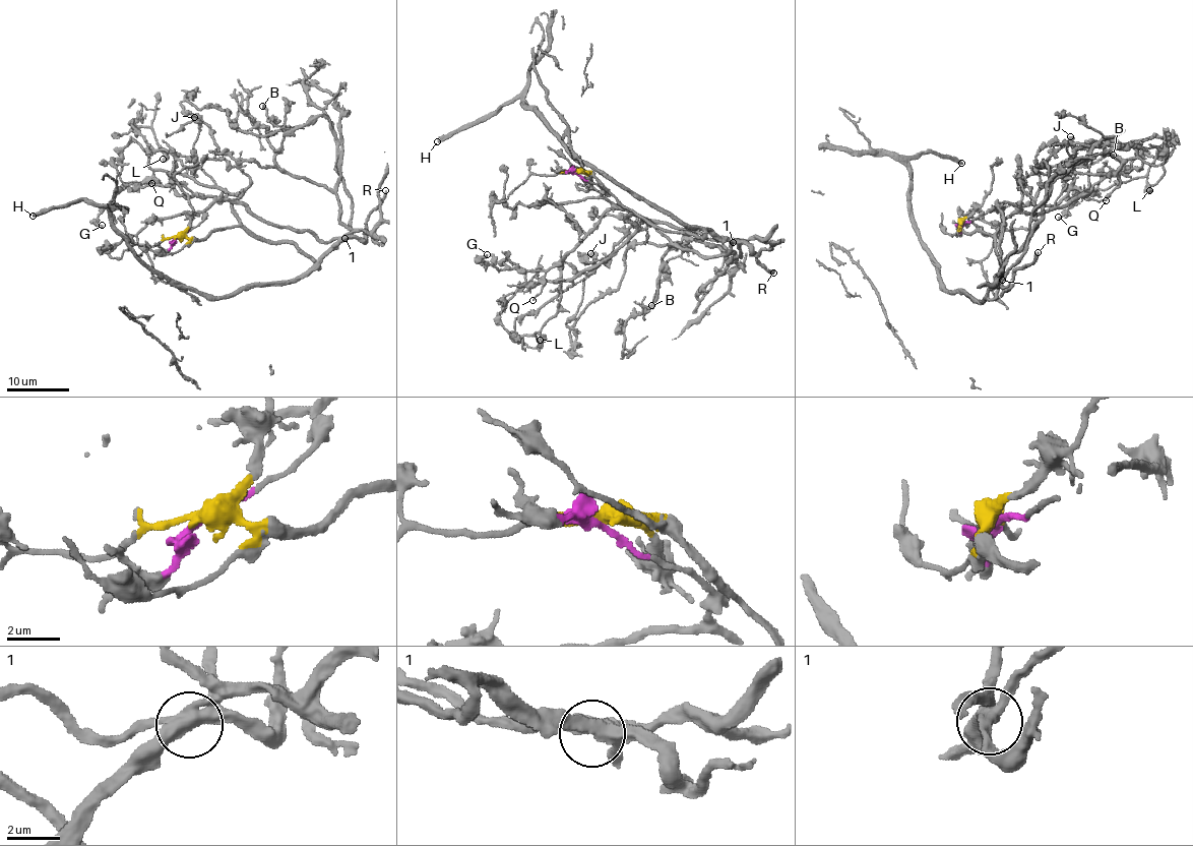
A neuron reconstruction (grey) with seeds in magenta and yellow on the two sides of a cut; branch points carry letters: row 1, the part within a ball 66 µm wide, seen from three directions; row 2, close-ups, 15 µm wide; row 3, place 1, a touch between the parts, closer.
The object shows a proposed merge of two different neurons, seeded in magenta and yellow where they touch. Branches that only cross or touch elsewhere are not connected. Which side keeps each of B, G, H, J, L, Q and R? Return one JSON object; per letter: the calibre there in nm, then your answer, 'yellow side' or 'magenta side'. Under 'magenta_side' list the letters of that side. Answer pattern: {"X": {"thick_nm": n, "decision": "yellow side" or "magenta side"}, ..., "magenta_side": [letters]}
{"B": {"thick_nm": 190, "decision": "yellow side"}, "G": {"thick_nm": 260, "decision": "magenta side"}, "H": {"thick_nm": 340, "decision": "yellow side"}, "J": {"thick_nm": 440, "decision": "yellow side"}, "L": {"thick_nm": 550, "decision": "magenta side"}, "Q": {"thick_nm": 130, "decision": "magenta side"}, "R": {"thick_nm": 280, "decision": "yellow side"}, "magenta_side": ["G", "L", "Q"]}

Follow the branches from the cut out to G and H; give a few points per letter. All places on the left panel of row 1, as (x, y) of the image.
G: (177, 237), (193, 229), (214, 199), (160, 185), (121, 188), (100, 215), (97, 222), (103, 225)
H: (177, 237), (237, 226), (295, 242), (318, 266), (216, 297), (138, 257), (107, 208), (76, 200), (33, 217)

